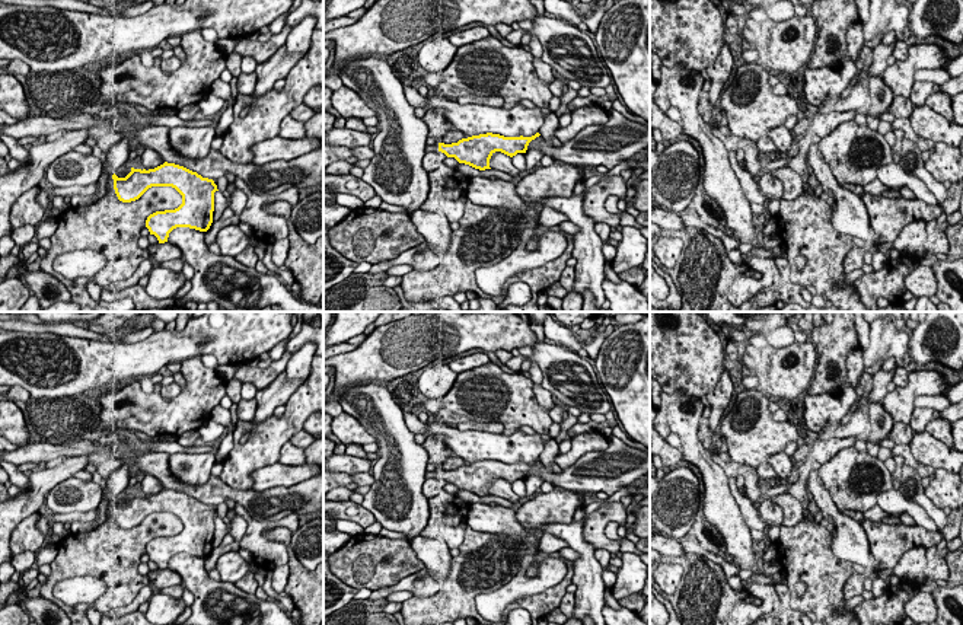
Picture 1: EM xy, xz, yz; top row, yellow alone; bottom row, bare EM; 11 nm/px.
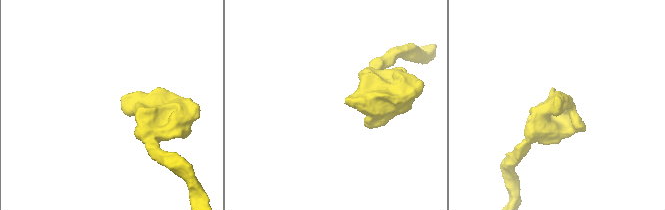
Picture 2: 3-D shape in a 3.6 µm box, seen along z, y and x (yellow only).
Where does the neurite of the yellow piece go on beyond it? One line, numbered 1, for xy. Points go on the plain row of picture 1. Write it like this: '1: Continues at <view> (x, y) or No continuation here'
1: No continuation here

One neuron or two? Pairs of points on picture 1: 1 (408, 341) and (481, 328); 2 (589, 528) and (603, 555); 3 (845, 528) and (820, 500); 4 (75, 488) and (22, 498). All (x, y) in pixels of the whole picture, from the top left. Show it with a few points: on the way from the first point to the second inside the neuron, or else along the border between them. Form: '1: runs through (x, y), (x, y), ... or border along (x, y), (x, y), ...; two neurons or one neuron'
1: runs through (426, 338), (439, 332), (464, 332); one neuron
2: border along (595, 548), (603, 548), (611, 552); two neurons
3: runs through (839, 520), (828, 507); one neuron
4: border along (72, 475), (59, 482), (45, 496); two neurons

